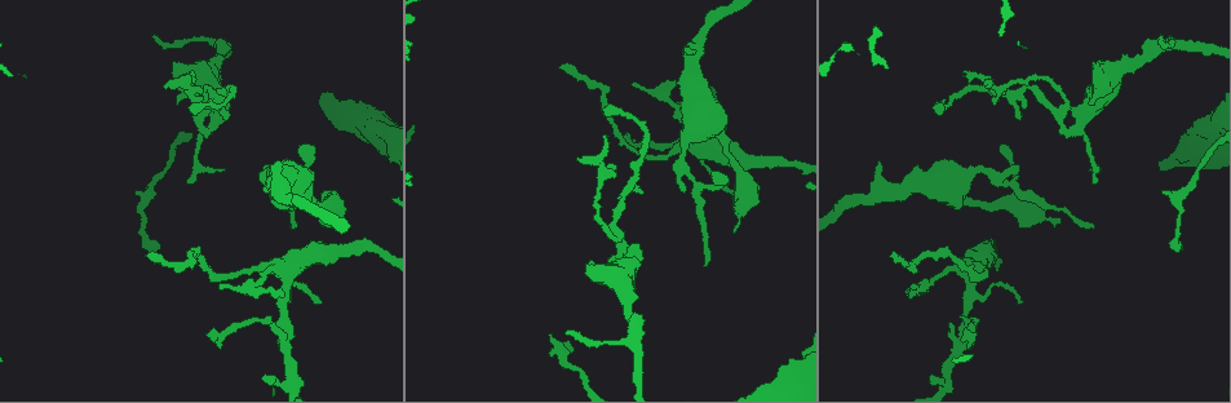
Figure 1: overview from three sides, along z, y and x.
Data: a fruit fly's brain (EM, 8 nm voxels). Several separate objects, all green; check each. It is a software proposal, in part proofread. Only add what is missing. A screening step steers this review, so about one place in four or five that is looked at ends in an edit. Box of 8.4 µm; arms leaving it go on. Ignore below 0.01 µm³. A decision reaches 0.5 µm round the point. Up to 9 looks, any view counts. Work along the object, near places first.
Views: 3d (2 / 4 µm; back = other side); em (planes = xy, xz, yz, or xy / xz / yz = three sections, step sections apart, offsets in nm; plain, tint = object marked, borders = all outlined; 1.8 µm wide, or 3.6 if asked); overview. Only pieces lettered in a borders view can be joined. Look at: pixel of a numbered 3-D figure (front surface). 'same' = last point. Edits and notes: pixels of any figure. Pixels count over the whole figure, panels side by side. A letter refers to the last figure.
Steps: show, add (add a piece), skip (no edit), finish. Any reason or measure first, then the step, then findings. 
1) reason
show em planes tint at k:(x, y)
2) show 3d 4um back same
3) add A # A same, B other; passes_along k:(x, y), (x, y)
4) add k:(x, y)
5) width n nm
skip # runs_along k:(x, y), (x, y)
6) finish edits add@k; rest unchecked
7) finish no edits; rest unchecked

end of a long branch
show 3d 2um back at 1:(1061, 219)

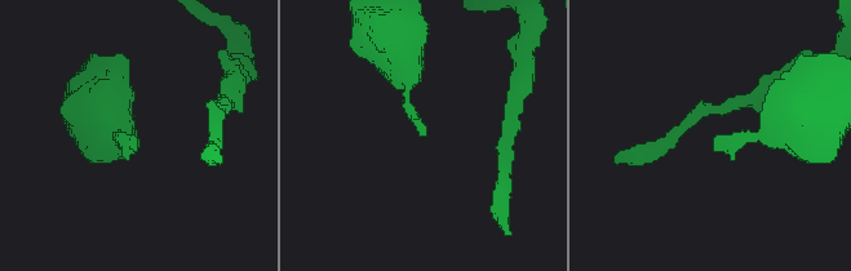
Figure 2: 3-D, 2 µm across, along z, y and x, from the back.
show em xy step 16 borders at 2:(132, 138)

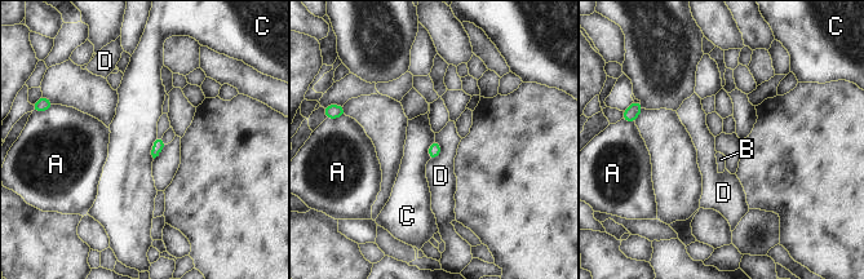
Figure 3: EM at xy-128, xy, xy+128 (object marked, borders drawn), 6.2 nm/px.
show em planes borders same

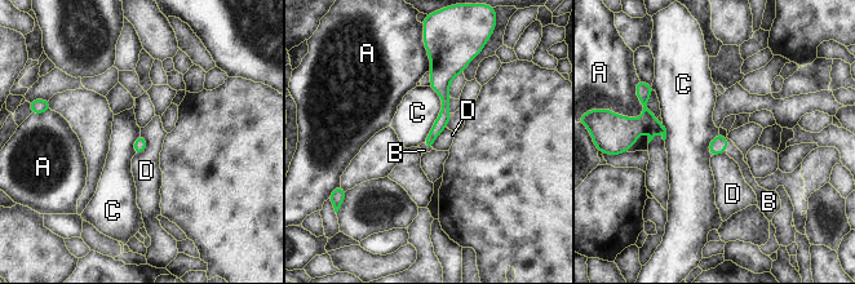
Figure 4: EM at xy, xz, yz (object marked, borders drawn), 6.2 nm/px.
longest_contact C 360 nm
add B # A other, B same, C other, D other; passes_along 4:(718, 145), (726, 145), (732, 151); it goes on there

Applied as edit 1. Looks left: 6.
free end
show em yz step 16 borders at 1:(1093, 63)

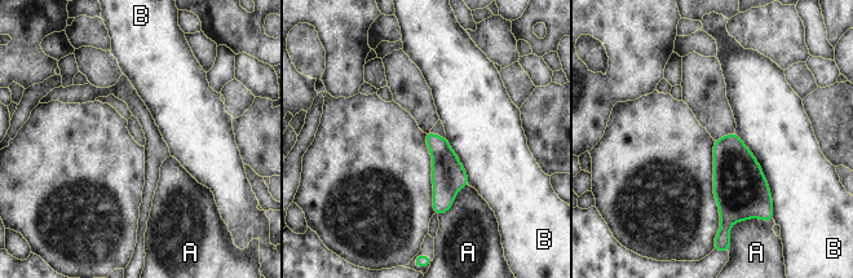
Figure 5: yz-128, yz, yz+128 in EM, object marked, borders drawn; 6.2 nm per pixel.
cut it another way
show em planes borders same

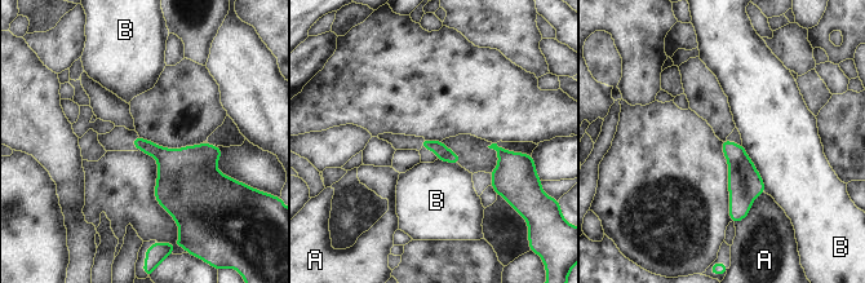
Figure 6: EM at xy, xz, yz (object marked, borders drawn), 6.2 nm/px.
skip # A other, B other; border 6:(741, 145), (767, 193); no lettered piece goes on from it

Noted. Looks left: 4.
sharp bend
show em planes borders at 1:(632, 338)

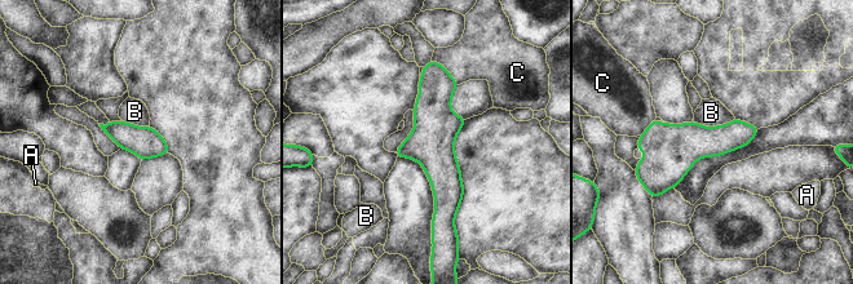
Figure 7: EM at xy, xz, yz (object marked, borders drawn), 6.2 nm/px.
width 190 nm
skip # A other, B other, C other; runs_along 7:(431, 65), (441, 217); no lettered piece goes on from it

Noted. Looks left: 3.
finish edits add@4; rest unchecked

